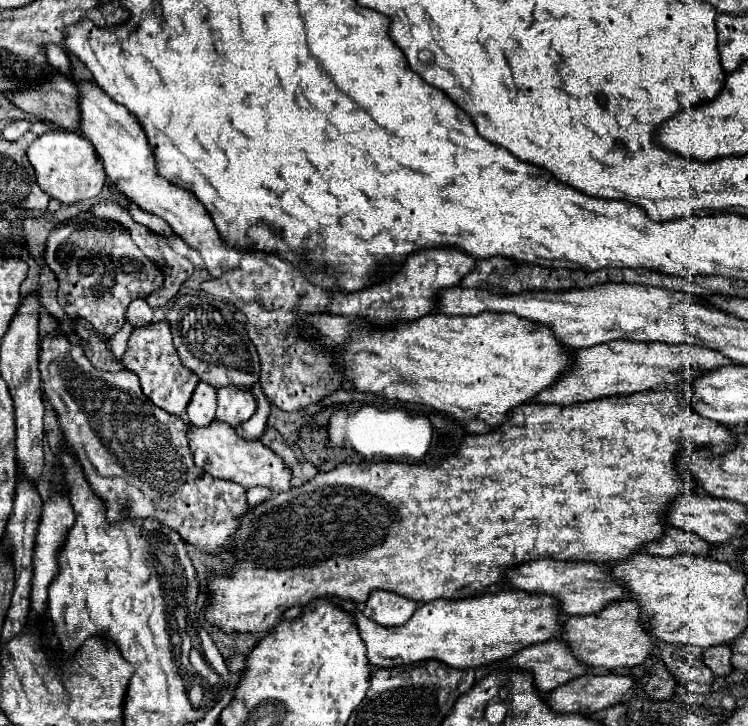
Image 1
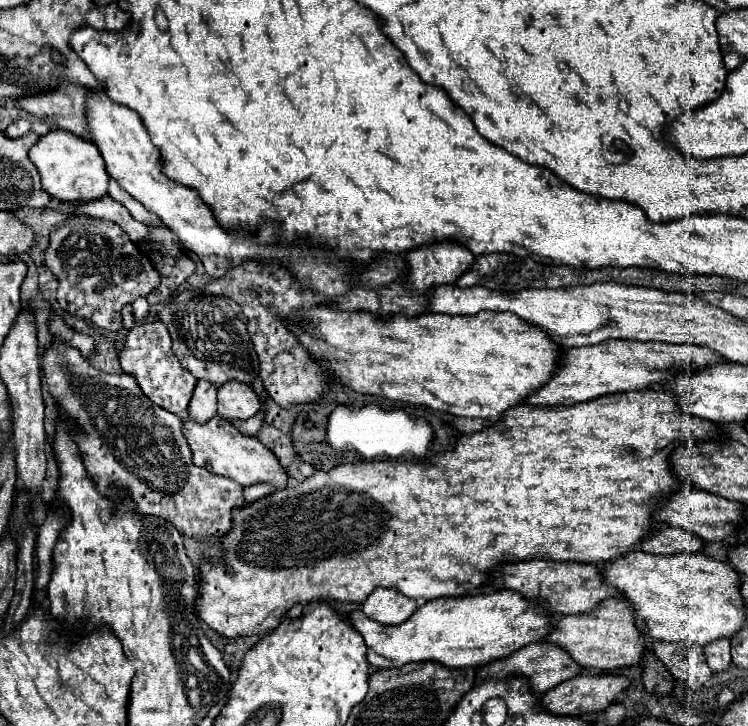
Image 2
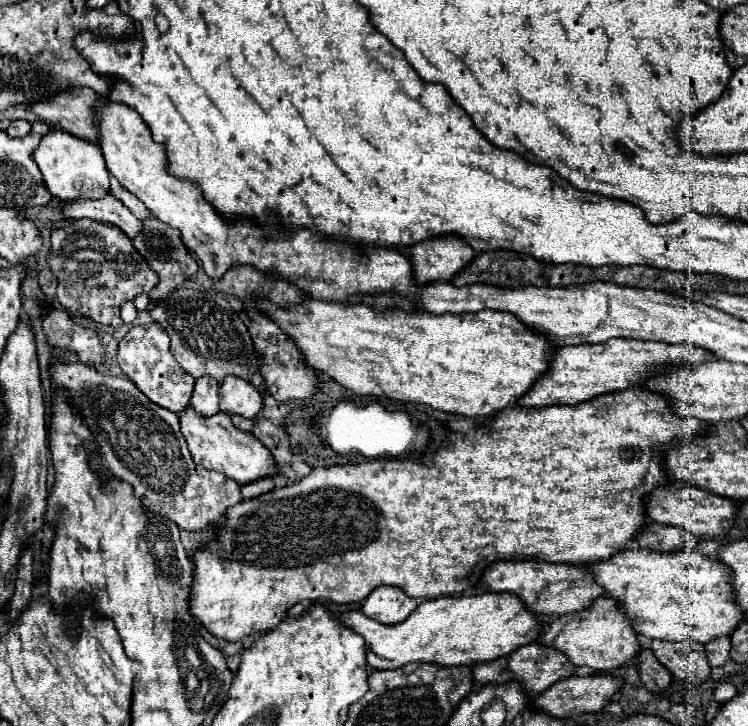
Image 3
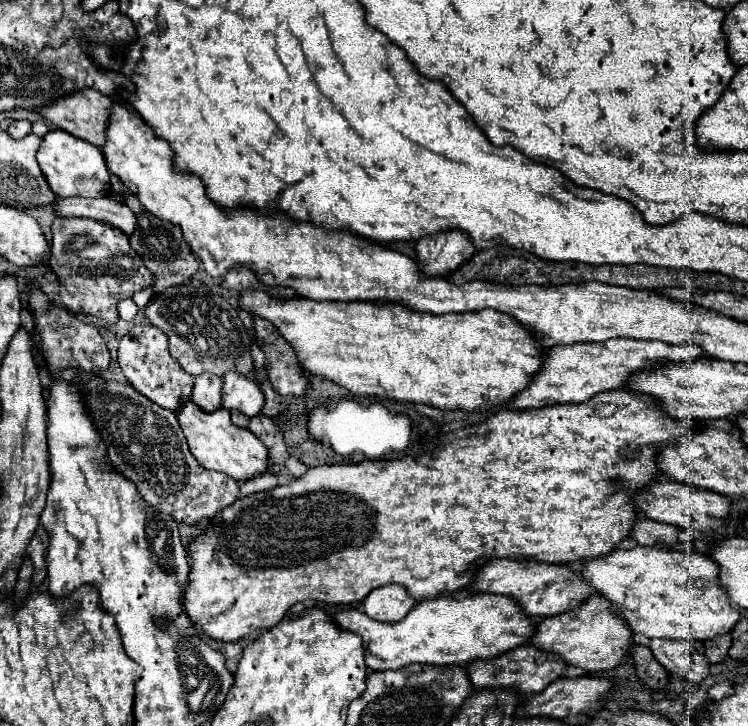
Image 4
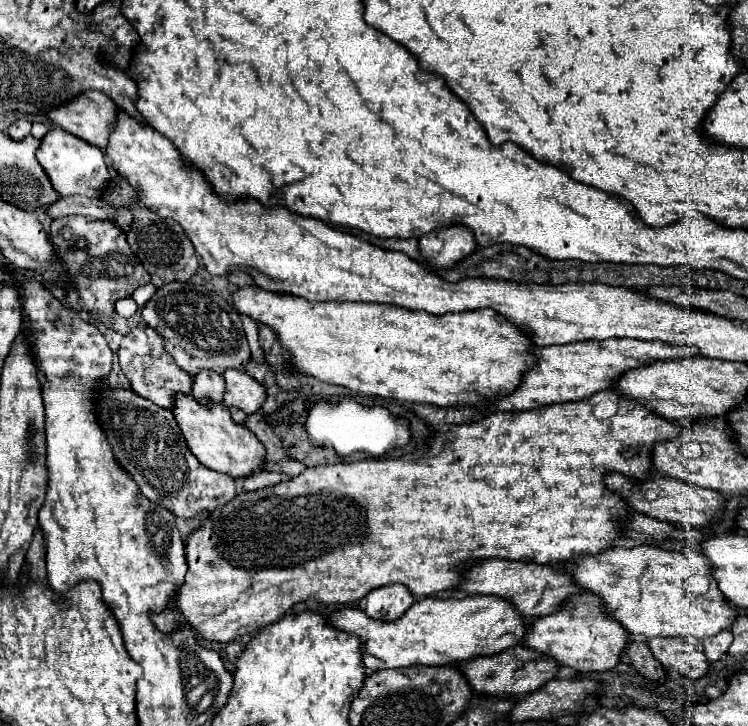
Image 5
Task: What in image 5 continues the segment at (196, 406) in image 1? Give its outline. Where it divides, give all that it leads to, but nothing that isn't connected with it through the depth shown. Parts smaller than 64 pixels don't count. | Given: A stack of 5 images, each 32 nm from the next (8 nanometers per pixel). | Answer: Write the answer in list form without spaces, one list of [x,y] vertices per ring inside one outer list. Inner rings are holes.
[[[202,370],[194,376],[194,386],[192,386],[192,396],[198,400],[210,398],[214,402],[222,402],[224,394],[224,378],[216,372]]]

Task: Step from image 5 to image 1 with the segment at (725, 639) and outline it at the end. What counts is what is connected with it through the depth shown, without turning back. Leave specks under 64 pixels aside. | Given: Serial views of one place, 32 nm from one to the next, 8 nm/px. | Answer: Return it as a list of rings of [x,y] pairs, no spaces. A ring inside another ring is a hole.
[[[718,644],[710,646],[704,650],[704,662],[714,674],[728,674],[732,664],[730,664],[730,646],[728,644]]]

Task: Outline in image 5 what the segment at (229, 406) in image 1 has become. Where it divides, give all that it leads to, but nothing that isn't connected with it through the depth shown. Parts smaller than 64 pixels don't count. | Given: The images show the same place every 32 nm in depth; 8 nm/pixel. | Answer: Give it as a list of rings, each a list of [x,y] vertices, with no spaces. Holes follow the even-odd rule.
[[[228,368],[224,374],[226,374],[226,392],[222,400],[224,406],[236,406],[246,414],[252,414],[264,404],[266,388],[258,380],[234,368]]]

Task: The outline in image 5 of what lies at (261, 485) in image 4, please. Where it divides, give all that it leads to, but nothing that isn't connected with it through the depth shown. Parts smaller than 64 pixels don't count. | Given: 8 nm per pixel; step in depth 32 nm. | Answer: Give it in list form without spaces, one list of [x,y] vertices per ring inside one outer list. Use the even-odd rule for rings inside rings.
[[[260,470],[260,472],[254,472],[250,474],[248,478],[244,478],[244,490],[260,490],[260,488],[266,488],[266,486],[272,486],[272,484],[278,484],[282,482],[282,474],[280,472],[270,472],[270,470]]]

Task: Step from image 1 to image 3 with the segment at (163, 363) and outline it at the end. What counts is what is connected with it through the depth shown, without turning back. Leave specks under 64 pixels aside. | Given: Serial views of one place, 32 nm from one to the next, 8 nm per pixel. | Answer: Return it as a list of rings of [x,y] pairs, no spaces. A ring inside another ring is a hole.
[[[138,324],[128,330],[128,334],[120,340],[118,346],[118,364],[126,378],[134,382],[134,386],[146,394],[154,404],[170,410],[170,412],[184,412],[190,402],[194,378],[180,368],[180,364],[170,354],[170,340],[160,324]]]

